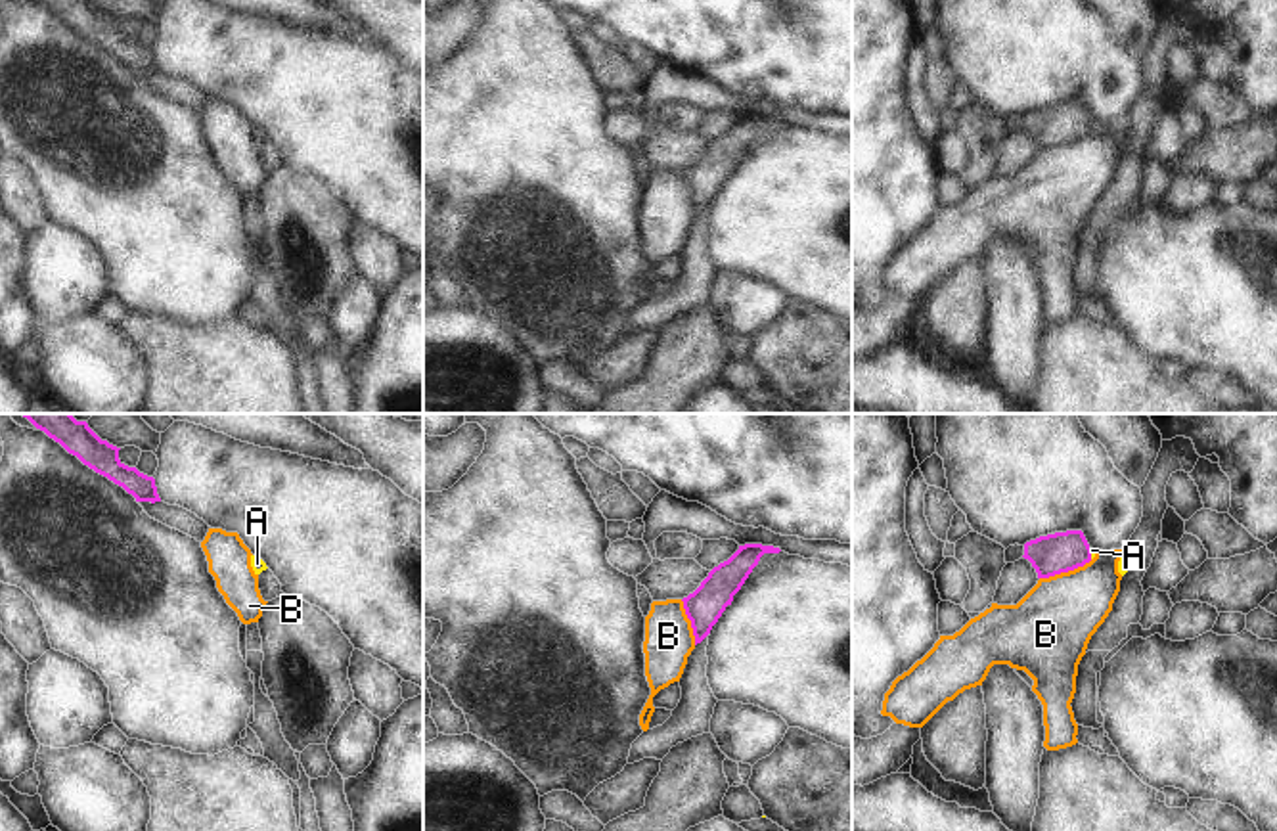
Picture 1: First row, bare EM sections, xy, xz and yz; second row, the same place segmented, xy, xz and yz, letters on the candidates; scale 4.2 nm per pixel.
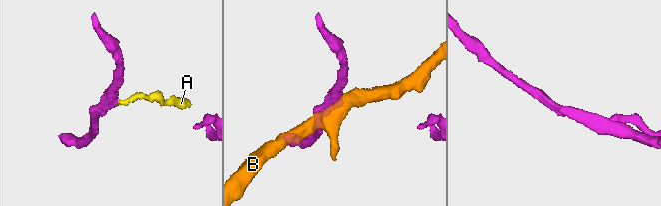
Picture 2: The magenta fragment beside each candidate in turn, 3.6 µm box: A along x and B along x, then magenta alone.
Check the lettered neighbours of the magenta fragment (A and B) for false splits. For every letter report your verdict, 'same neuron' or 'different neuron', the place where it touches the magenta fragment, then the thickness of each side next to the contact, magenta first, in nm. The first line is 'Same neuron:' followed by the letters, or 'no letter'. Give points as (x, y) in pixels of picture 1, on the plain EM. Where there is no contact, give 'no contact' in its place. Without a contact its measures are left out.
Same neuron: A
A: same neuron; contact yz (1090, 125); calibres 170 and 20 nm
B: different neuron; contact yz (1065, 142); calibres 170 and 340 nm

